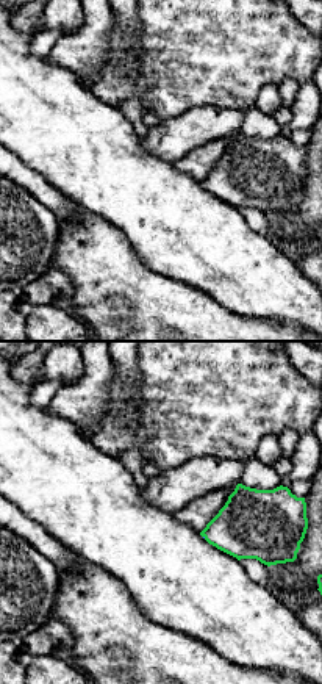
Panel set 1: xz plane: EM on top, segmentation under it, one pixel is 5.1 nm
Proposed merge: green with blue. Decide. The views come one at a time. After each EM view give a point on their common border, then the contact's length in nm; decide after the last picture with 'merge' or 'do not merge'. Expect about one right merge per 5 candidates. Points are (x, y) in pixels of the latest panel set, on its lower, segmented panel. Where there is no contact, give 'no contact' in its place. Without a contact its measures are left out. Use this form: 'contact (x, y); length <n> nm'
no contact

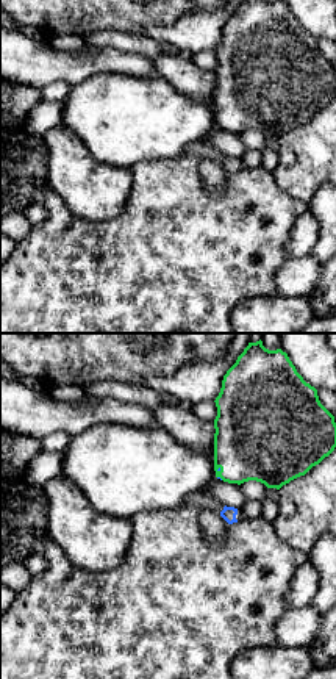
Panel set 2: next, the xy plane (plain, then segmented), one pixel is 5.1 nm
contact (221, 470); length 30 nm

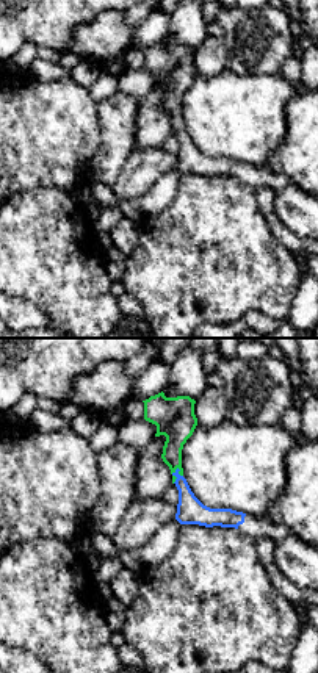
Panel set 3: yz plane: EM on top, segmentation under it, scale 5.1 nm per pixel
contact (174, 476); length 90 nm

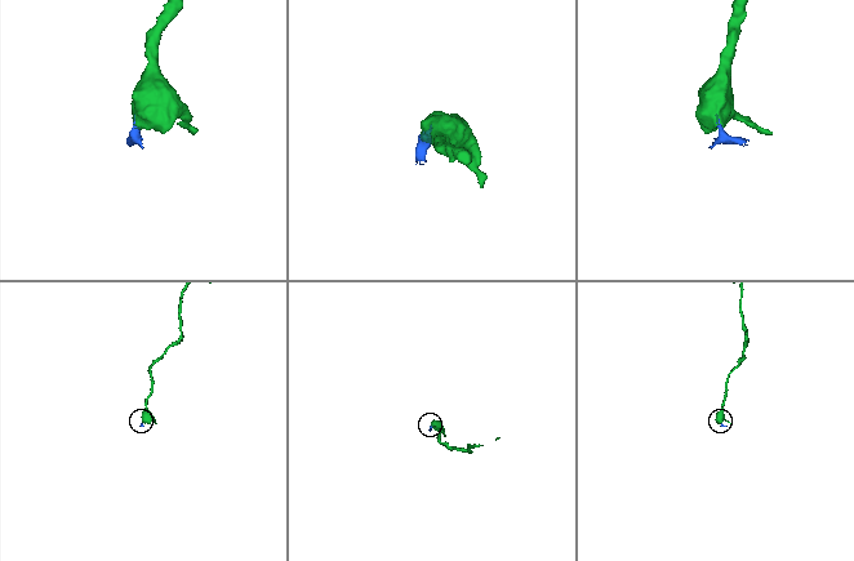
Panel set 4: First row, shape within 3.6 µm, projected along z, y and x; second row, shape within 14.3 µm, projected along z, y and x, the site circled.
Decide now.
merge

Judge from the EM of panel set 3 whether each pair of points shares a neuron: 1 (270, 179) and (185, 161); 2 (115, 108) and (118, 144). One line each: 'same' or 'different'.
1: same
2: same

